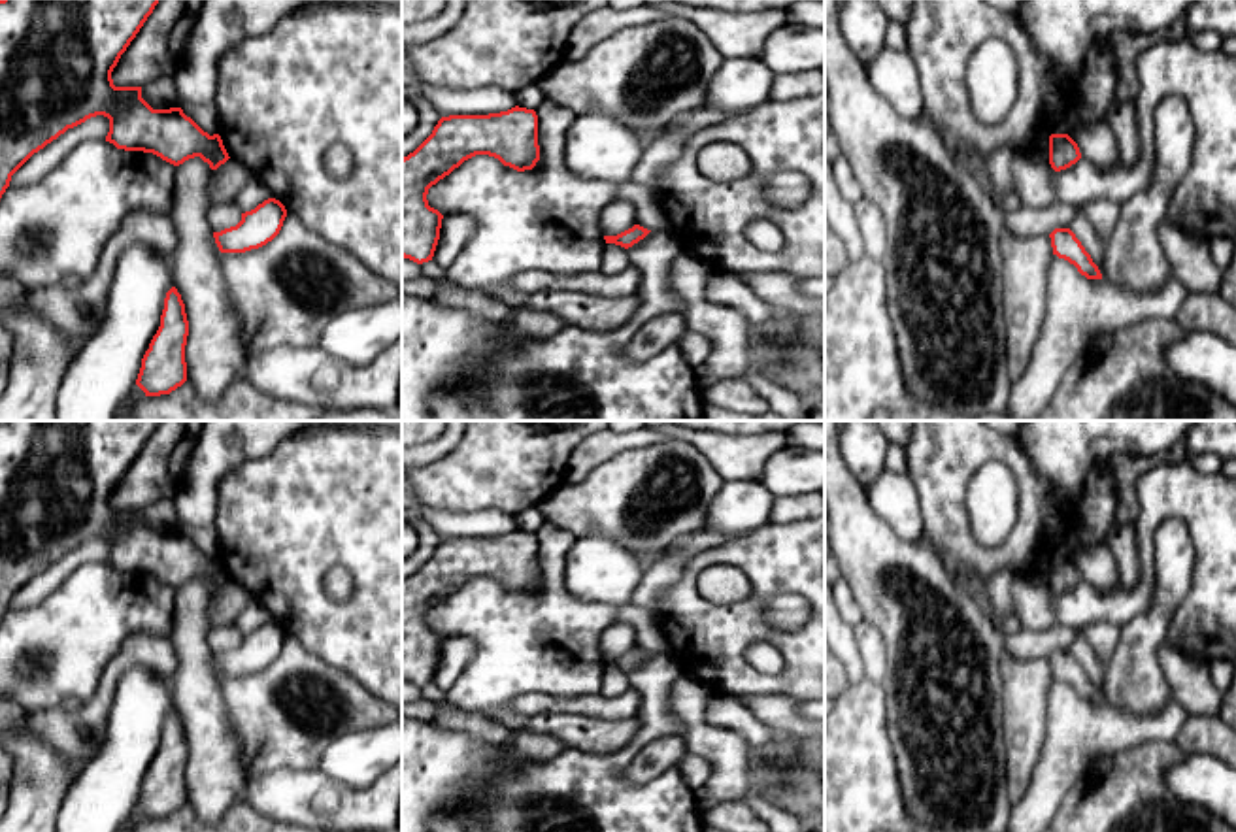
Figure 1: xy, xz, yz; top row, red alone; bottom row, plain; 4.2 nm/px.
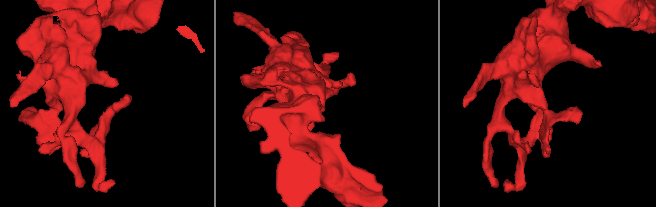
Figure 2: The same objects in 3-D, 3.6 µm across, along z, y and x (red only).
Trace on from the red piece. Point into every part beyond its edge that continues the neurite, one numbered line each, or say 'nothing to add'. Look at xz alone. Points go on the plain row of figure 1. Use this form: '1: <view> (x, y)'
nothing to add

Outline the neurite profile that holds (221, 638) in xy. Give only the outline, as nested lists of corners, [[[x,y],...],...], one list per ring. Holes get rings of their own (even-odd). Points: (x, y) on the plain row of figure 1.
[[[221,624],[213,626],[208,632],[208,645],[213,655],[221,655],[225,651],[236,649],[242,643],[242,634],[236,624]]]

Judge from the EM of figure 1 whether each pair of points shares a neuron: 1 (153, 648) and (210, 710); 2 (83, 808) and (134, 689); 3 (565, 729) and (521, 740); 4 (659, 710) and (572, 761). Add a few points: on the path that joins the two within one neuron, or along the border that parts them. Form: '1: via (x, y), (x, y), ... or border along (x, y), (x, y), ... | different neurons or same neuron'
1: border along (170, 634), (176, 653), (176, 672), (172, 676) | different neurons
2: via (112, 778), (133, 740), (134, 719) | same neuron
3: border along (512, 721), (523, 729), (551, 734), (567, 748) | different neurons
4: via (644, 734), (619, 761), (597, 763) | same neuron

